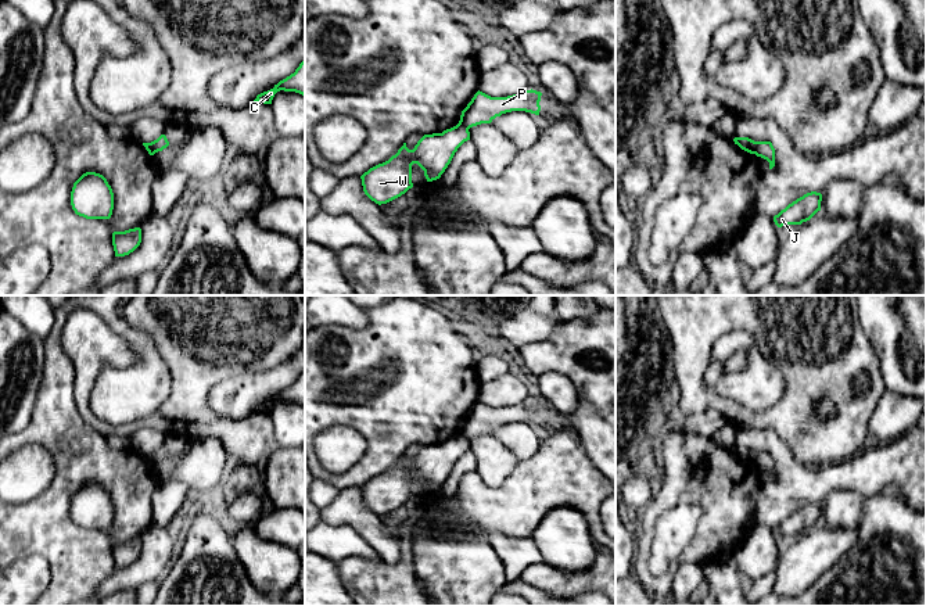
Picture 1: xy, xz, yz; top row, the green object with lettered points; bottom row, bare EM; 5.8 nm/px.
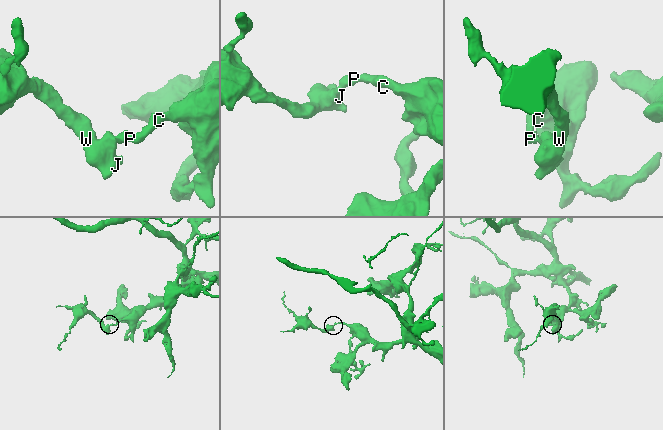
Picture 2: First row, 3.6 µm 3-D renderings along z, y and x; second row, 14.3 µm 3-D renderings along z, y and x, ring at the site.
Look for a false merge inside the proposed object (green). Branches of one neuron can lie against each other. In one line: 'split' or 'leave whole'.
split

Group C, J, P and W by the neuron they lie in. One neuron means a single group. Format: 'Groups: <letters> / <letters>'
Groups: C P / J W

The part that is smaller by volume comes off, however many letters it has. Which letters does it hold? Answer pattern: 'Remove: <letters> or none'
Remove: J, W

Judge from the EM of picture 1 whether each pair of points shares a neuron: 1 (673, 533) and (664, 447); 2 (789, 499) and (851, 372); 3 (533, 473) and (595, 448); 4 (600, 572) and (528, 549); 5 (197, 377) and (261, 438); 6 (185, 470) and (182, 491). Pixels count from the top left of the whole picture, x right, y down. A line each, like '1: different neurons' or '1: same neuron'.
1: different neurons
2: different neurons
3: different neurons
4: different neurons
5: same neuron
6: different neurons

